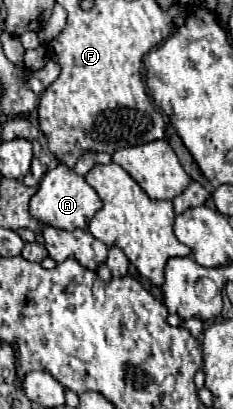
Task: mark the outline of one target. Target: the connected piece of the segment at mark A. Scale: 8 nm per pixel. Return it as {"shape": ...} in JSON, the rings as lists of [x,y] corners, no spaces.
{"shape":[[[59,164],[57,168],[49,170],[43,180],[39,182],[39,188],[35,196],[31,198],[31,214],[47,226],[61,228],[61,230],[75,230],[75,228],[87,228],[95,212],[101,208],[101,198],[99,194],[85,182],[83,176],[75,174],[73,168]]]}

